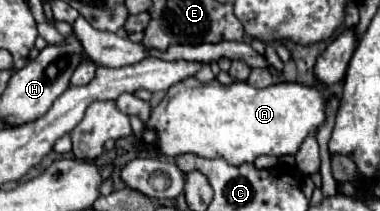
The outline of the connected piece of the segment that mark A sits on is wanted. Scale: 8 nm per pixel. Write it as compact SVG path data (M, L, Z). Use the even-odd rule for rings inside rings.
M189 77L177 85L173 85L161 103L151 109L149 121L145 123L145 129L153 129L157 135L157 153L163 157L179 157L185 153L193 153L197 157L205 159L225 159L229 165L243 165L253 163L259 155L295 155L303 143L303 139L319 129L325 121L325 103L327 99L321 95L317 87L307 87L301 83L275 83L267 89L251 87L249 83L231 83L221 85L217 79L211 83L201 85L195 77Z

